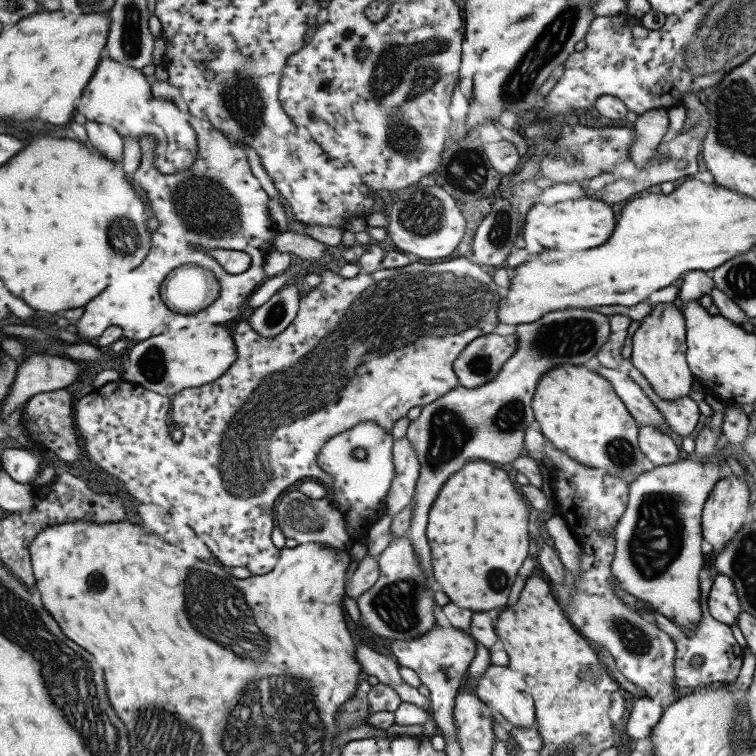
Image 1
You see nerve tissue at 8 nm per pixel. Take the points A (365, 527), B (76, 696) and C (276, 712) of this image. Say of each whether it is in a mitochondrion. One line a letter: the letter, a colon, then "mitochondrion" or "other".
A: other
B: mitochondrion
C: mitochondrion

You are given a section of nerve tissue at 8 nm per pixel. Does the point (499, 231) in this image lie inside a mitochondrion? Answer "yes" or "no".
yes

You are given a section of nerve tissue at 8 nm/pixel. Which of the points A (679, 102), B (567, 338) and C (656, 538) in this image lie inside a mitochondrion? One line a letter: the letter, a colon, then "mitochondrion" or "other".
A: other
B: mitochondrion
C: mitochondrion

